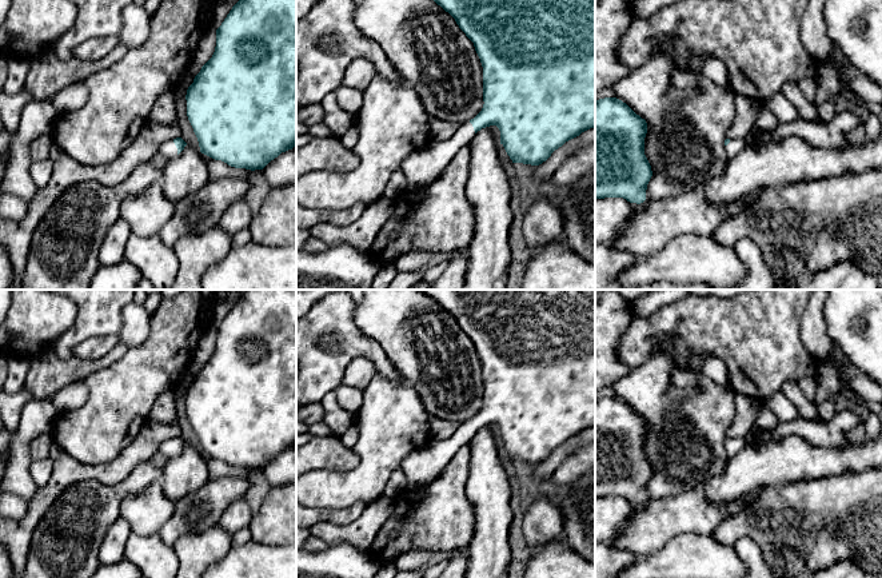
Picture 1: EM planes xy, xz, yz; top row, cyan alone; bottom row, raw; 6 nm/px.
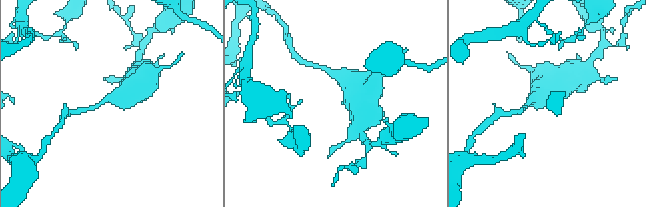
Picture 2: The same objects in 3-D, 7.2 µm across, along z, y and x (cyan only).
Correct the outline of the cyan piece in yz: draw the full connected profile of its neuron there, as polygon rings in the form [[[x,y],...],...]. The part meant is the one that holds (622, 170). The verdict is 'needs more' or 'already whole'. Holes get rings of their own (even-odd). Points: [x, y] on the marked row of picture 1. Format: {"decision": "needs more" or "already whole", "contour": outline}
{"decision": "already whole", "contour": [[[616,97],[595,101],[595,199],[623,198],[640,204],[646,200],[647,184],[652,176],[644,155],[647,123]]]}

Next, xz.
{"decision": "needs more", "contour": [[[434,0],[474,43],[483,67],[483,108],[446,141],[432,140],[402,163],[407,188],[434,183],[482,128],[496,125],[512,163],[539,166],[566,141],[595,127],[595,0]]]}

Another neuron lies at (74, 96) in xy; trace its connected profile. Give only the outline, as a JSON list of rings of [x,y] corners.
[[[76,81],[51,97],[52,105],[60,113],[81,108],[88,100],[88,88],[84,81]]]

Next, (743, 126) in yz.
[[[734,93],[734,99],[737,116],[726,131],[726,139],[747,140],[755,132],[755,120],[762,105],[738,93]]]

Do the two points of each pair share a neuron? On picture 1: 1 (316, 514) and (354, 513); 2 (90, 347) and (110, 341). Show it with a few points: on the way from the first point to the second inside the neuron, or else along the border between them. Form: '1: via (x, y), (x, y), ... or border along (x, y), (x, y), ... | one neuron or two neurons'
1: via (326, 514), (344, 514) | one neuron
2: via (95, 347), (104, 345) | one neuron

